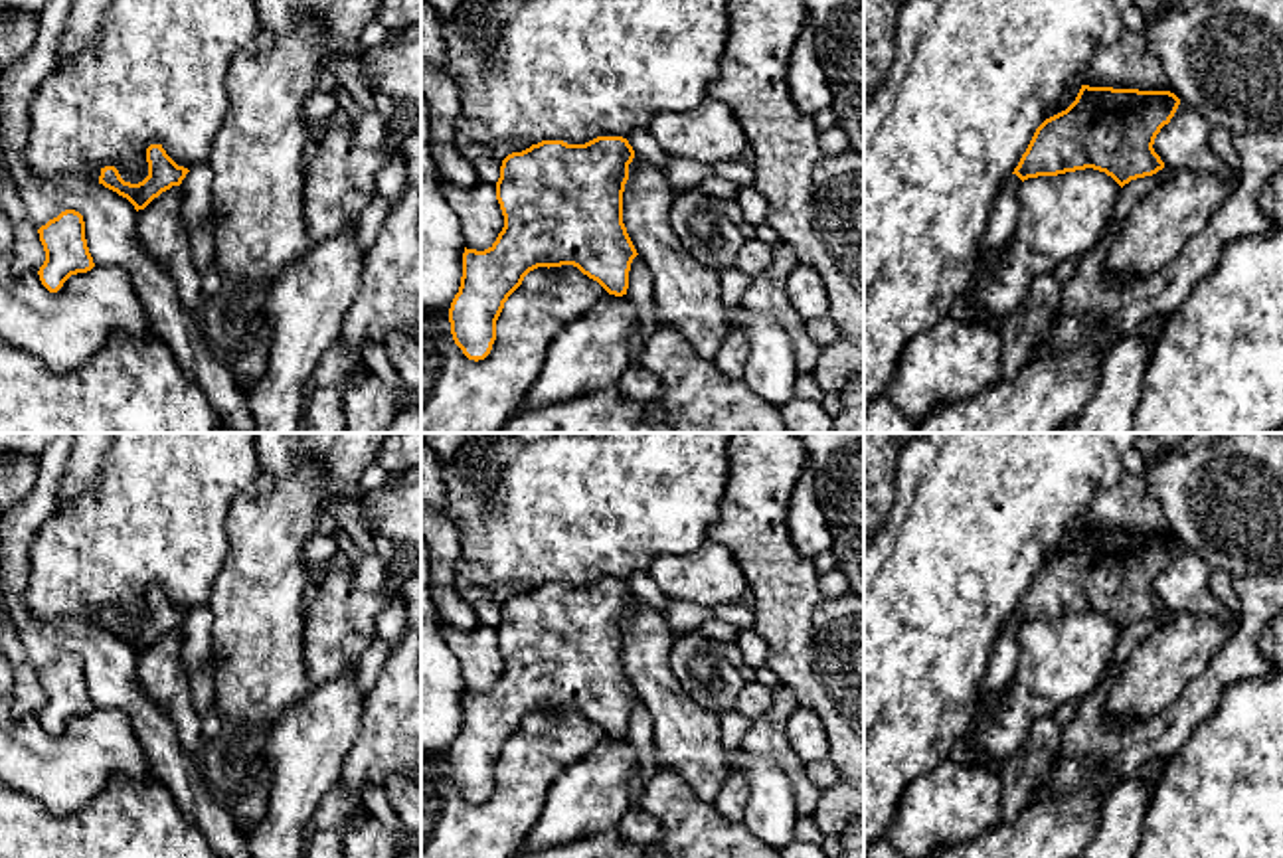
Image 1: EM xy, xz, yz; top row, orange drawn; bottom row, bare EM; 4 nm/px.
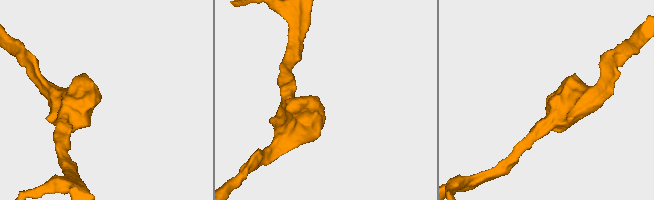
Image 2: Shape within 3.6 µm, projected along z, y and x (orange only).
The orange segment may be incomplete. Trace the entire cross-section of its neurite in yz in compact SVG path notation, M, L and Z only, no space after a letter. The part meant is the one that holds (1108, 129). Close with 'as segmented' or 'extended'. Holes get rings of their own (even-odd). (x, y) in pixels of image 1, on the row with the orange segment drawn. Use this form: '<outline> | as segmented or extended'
M1081 85L1066 111L1036 129L1012 174L1024 182L1093 168L1121 188L1153 176L1164 168L1155 138L1178 105L1170 91Z | as segmented

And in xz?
M623 136L585 144L542 140L502 160L496 200L504 227L484 249L463 253L451 334L469 360L484 360L508 297L538 267L573 265L623 297L639 255L623 223L623 192L635 150Z | as segmented

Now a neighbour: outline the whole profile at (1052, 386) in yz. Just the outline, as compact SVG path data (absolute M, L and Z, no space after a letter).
M1062 306L1054 314L1052 328L1016 374L1000 376L955 403L937 405L913 433L1060 433L1093 395L1107 352L1123 338L1095 324L1075 352L1066 352L1056 342L1060 310Z

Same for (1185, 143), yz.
M1188 103L1178 105L1168 125L1155 138L1155 152L1174 172L1196 170L1228 178L1232 170L1210 148L1210 123Z

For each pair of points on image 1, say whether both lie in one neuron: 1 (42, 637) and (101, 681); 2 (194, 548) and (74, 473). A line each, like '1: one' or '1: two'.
1: one
2: two

